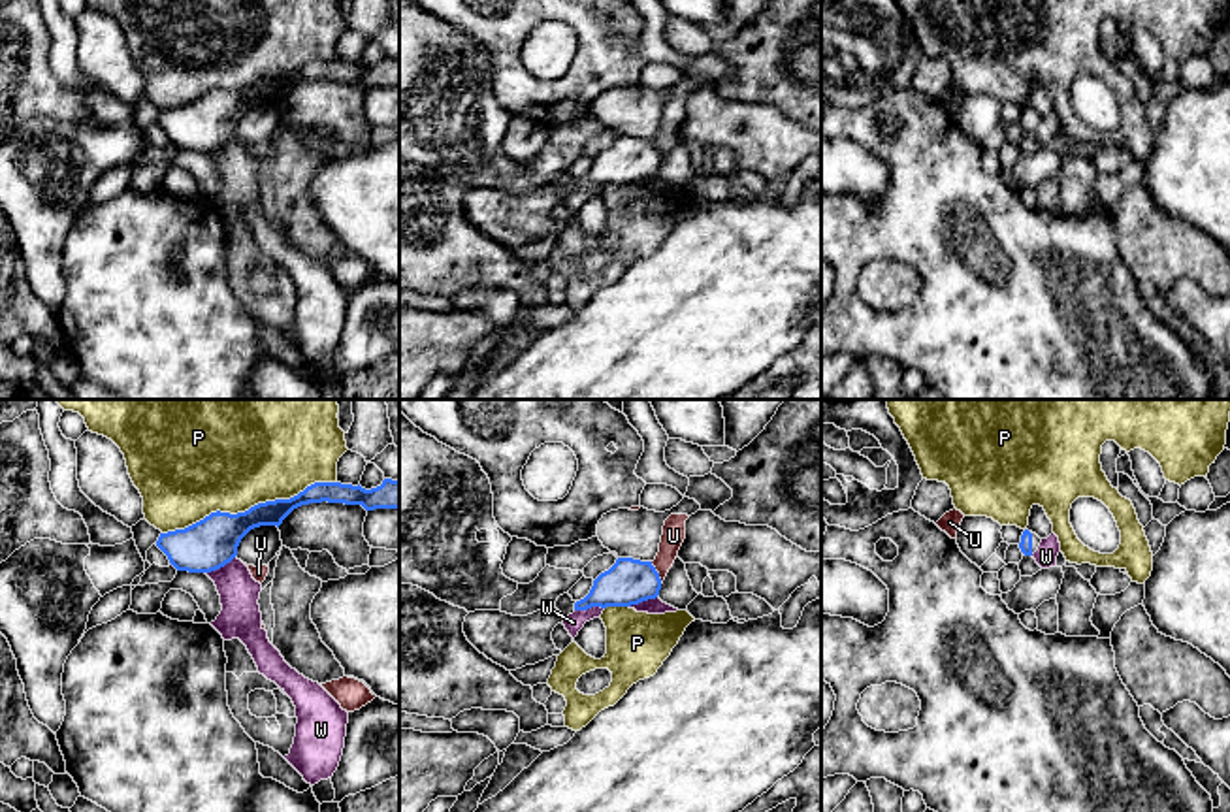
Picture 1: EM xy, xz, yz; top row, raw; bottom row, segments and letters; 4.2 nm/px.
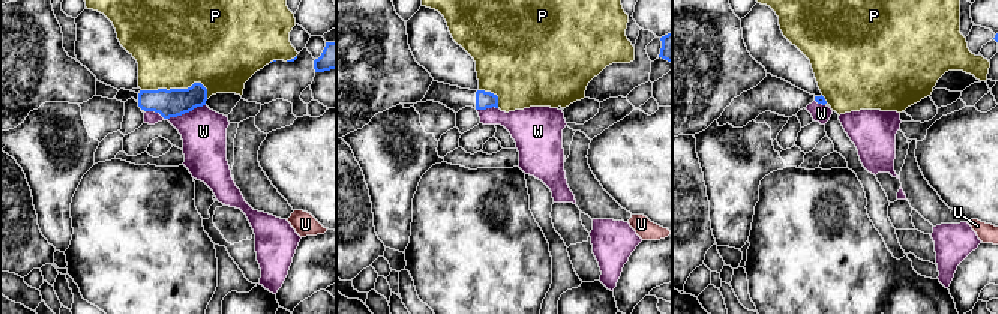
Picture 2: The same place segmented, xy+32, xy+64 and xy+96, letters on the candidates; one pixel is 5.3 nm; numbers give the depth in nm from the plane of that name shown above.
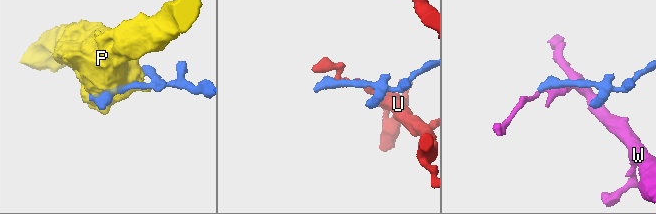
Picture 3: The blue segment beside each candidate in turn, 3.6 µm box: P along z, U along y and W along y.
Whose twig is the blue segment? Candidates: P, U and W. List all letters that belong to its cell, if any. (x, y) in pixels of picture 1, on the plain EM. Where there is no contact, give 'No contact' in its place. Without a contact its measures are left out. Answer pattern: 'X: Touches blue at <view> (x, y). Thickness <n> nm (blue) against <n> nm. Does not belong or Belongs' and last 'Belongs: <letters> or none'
P: Touches blue at xy (251, 85). Thickness 220 nm (blue) against 380 nm. Does not belong
U: Touches blue at xz (658, 151). Thickness 190 nm (blue) against 100 nm. Does not belong
W: Touches blue at xy (219, 146). Thickness 220 nm (blue) against 180 nm. Does not belong
Belongs: none

